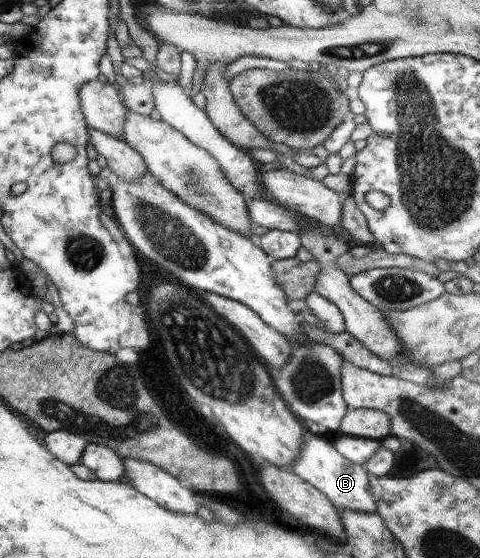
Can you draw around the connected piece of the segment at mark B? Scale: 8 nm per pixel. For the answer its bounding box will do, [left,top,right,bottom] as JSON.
[290,431,377,512]

